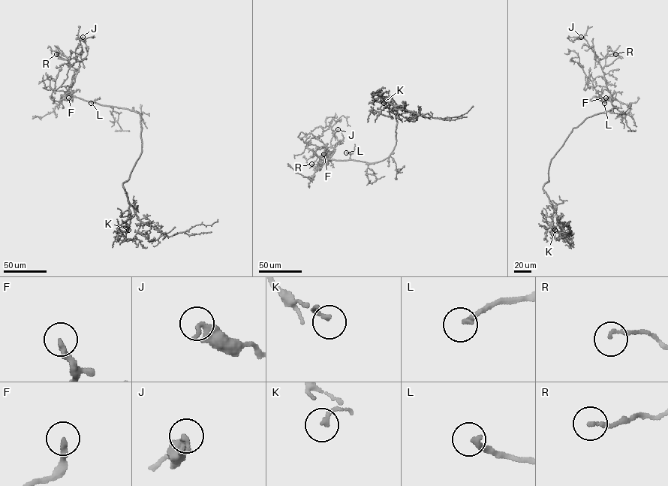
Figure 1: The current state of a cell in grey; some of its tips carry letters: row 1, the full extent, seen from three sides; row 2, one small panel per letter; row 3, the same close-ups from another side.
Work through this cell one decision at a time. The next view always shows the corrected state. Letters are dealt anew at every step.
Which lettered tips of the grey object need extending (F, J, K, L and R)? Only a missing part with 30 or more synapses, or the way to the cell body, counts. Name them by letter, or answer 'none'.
L

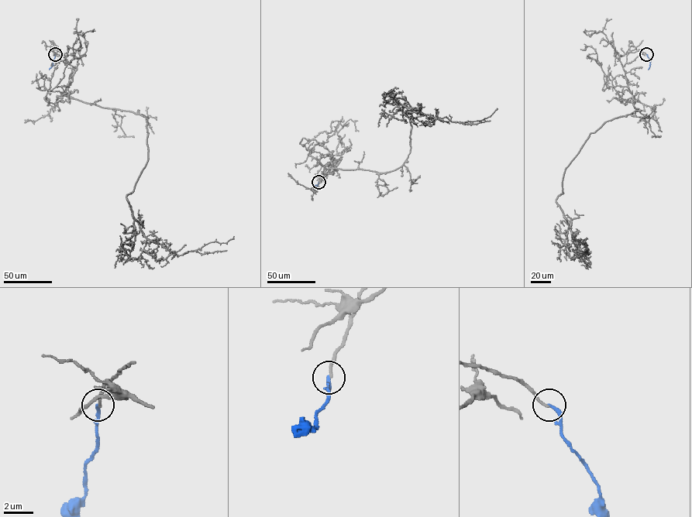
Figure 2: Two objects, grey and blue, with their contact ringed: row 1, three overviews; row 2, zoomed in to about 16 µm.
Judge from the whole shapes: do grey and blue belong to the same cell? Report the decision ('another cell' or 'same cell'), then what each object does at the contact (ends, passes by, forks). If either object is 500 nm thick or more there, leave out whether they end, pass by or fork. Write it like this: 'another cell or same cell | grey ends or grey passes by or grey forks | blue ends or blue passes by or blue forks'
another cell | grey ends | blue ends

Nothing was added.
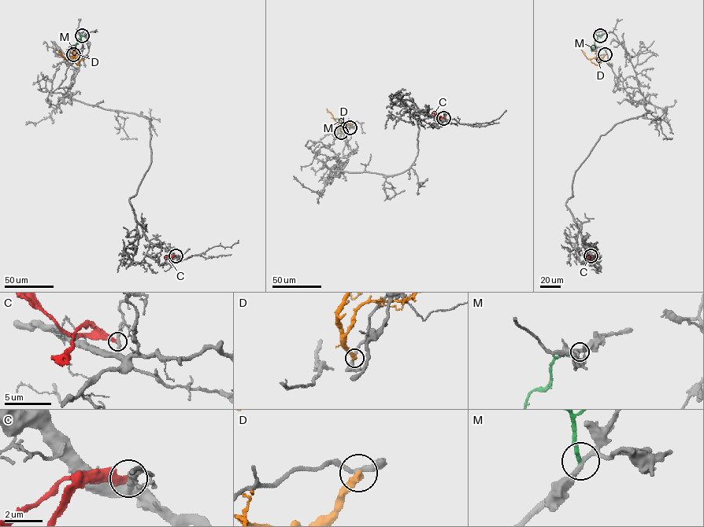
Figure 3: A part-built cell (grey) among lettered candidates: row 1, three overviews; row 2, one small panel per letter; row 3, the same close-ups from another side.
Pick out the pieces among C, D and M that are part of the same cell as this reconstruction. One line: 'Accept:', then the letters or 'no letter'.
Accept: no letter

